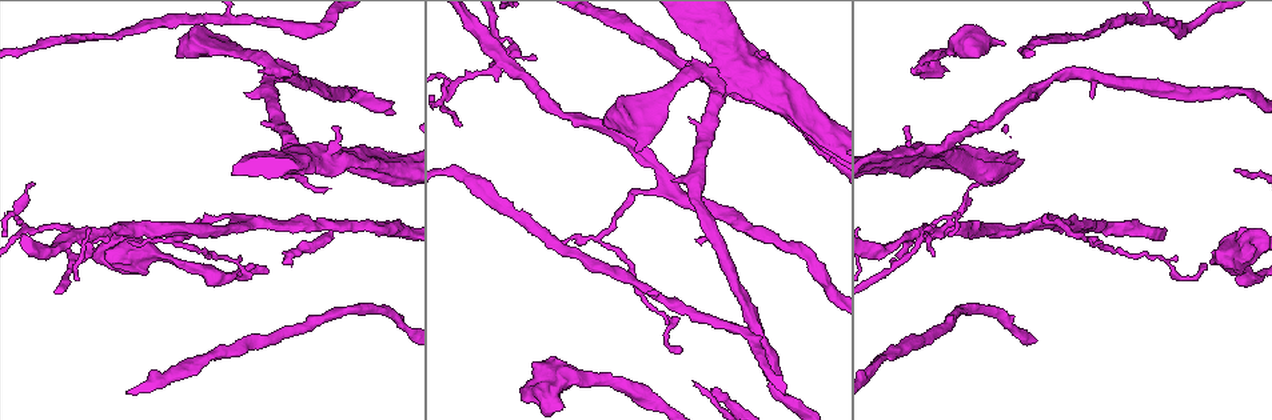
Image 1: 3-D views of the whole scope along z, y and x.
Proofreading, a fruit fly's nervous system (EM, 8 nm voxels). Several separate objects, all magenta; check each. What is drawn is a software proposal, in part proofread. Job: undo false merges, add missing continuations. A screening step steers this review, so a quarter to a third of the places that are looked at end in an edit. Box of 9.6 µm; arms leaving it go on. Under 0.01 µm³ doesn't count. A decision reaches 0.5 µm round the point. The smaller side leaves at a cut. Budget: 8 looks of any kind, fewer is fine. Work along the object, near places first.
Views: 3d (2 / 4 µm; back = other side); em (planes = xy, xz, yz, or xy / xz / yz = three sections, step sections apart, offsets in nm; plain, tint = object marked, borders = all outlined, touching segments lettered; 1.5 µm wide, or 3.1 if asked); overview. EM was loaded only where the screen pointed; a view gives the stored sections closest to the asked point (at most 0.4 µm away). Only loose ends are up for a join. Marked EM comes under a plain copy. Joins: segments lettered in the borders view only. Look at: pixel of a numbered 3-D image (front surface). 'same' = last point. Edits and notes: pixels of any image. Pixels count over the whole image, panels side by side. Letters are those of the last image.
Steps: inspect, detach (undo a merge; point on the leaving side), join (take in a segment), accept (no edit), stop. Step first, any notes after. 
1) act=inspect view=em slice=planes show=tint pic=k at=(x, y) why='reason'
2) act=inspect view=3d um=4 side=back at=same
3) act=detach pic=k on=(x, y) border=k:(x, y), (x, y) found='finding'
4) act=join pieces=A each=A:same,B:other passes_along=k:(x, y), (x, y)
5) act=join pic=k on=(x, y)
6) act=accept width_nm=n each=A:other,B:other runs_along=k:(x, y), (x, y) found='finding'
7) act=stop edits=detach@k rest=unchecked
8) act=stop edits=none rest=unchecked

act=inspect view=3d um=4 pic=1 at=(879, 155) why='an open end'

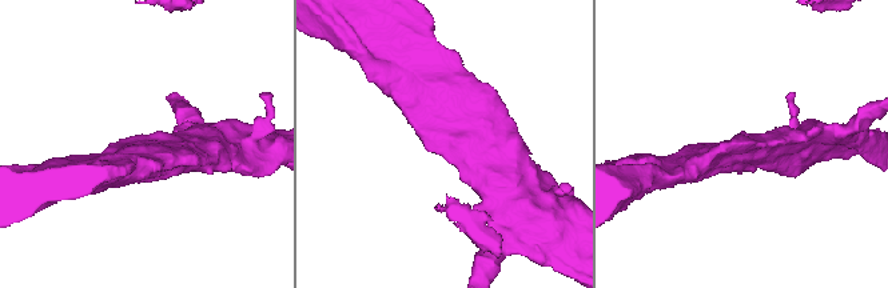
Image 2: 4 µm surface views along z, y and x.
act=inspect view=em slice=yz step=8 show=tint pic=2 at=(426, 150) why='shape alone is not enough'

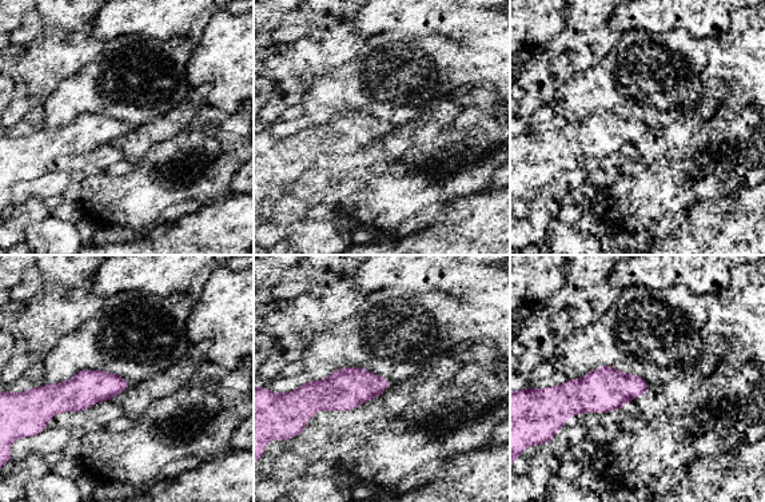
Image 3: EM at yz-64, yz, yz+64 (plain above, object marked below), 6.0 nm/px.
act=inspect view=em slice=planes show=borders at=same why='another direction'

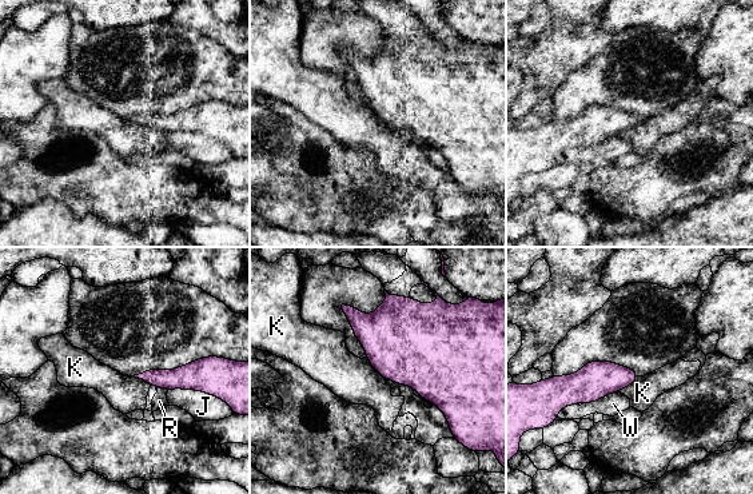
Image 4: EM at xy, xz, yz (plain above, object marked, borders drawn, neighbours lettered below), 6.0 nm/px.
act=accept each=J:other,K:other,R:other,W:other border=4:(367, 355), (383, 377), (397, 382) found='no lettered segment goes on from it'

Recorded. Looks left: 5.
act=inspect view=em slice=xz step=4 show=borders pic=1 at=(598, 238) why='sharp bend'

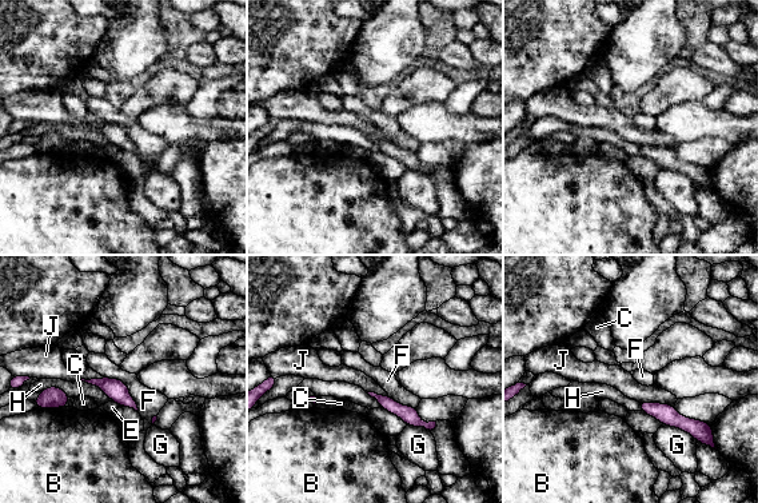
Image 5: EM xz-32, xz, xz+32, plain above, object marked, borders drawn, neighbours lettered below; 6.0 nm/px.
act=accept each=B:other,C:other,E:other,F:other,G:other,H:other,J:other border=5:(104, 376), (126, 384), (138, 411) found='all the same neuron'

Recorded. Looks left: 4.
act=inspect view=em slice=xz step=8 show=borders pic=1 at=(29, 185) why='an open end'

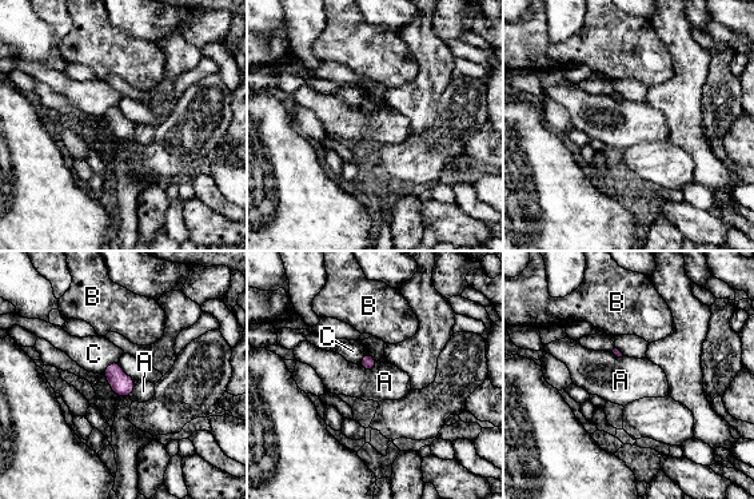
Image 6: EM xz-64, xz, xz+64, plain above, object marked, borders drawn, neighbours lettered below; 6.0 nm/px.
act=inspect view=em slice=yz step=4 show=borders at=same

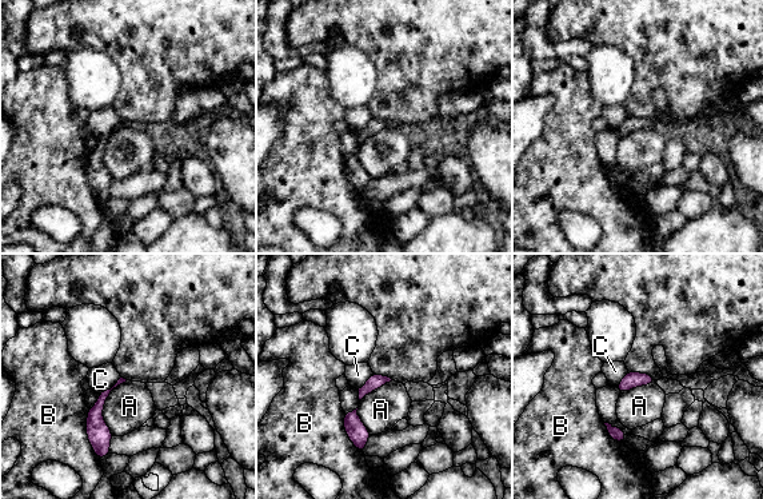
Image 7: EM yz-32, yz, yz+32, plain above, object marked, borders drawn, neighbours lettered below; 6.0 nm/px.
act=accept longest_contact=A:340nm each=A:other,B:other,C:other found='no lettered segment goes on from it'

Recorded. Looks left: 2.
act=stop edits=none rest=unchecked

